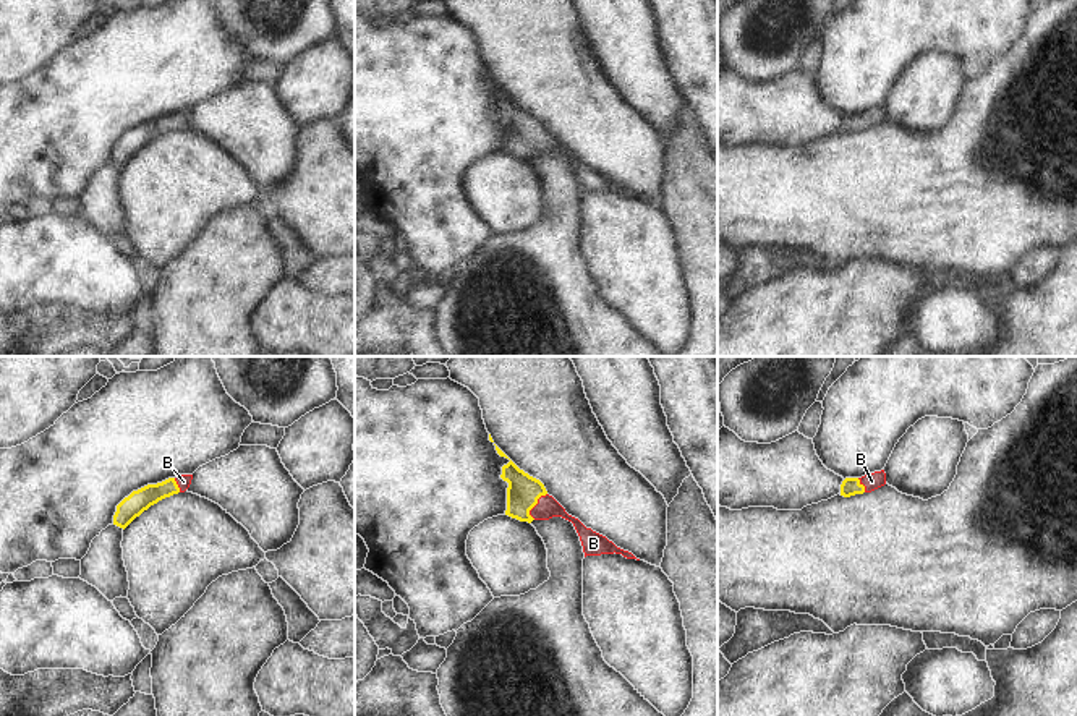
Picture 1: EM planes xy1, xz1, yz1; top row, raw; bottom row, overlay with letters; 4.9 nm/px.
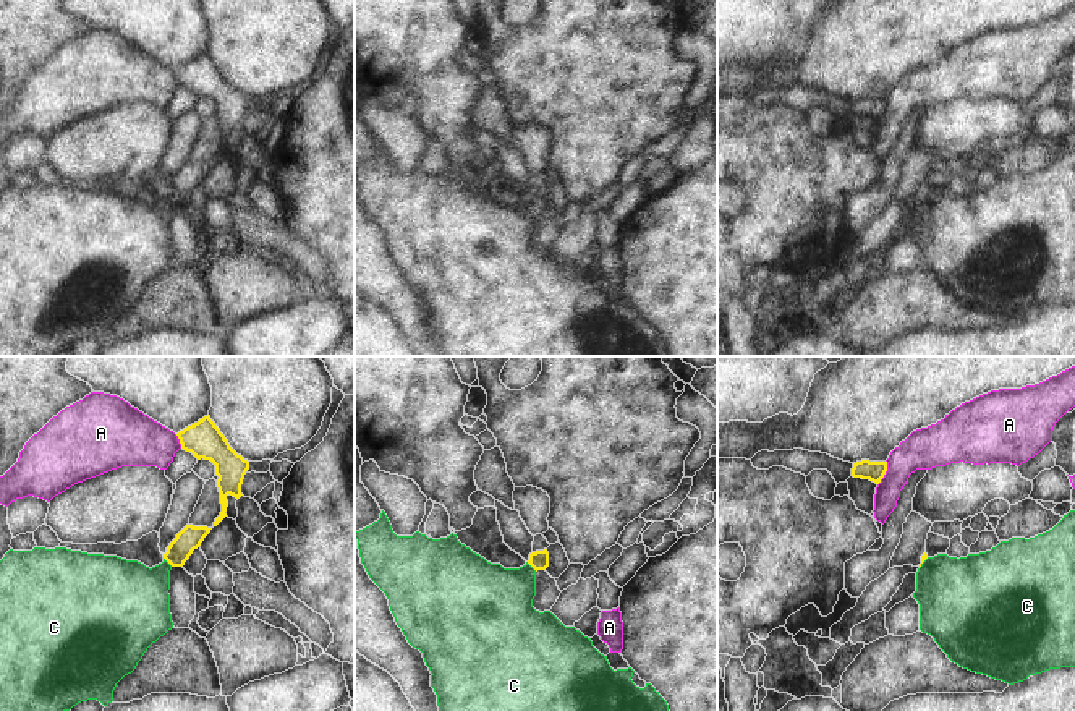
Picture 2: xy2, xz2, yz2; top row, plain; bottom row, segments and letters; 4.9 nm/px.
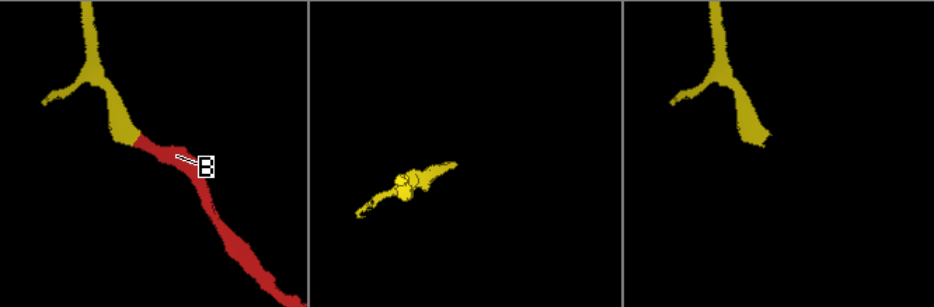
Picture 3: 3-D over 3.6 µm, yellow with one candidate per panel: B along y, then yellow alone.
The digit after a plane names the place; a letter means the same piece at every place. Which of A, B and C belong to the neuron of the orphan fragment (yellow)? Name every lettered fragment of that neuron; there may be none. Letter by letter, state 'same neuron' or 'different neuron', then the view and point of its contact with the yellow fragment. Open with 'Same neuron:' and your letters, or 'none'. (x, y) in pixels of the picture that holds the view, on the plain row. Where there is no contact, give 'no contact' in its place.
Same neuron: B
A: different neuron; meets yellow in yz2 at (884, 110)
B: same neuron; meets yellow in xz1 at (535, 141)
C: different neuron; meets yellow in xz2 at (531, 203)

